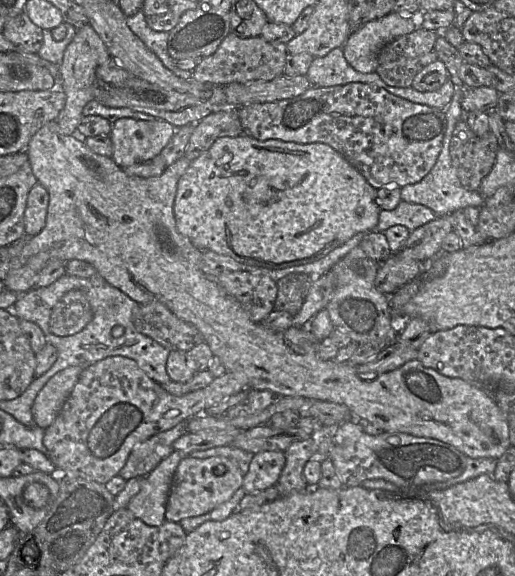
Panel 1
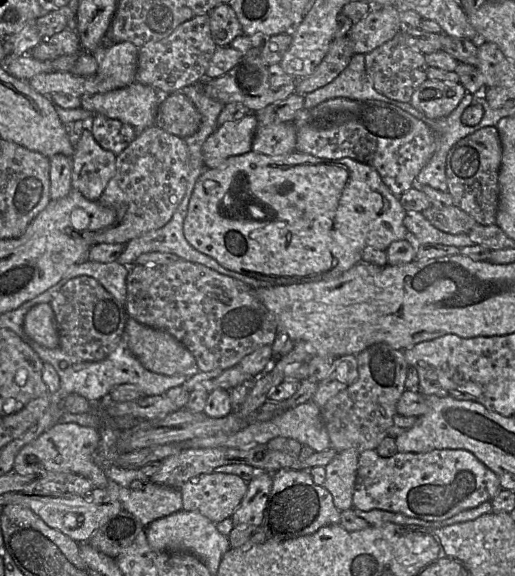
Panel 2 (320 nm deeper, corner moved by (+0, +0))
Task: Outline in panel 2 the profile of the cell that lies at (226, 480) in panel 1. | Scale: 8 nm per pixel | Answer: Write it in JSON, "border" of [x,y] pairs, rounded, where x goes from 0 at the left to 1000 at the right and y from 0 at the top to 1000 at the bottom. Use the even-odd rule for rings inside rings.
{"border":[[[388,823],[350,845],[353,885],[386,889],[421,908],[452,894],[480,849],[482,839],[456,823]]]}

